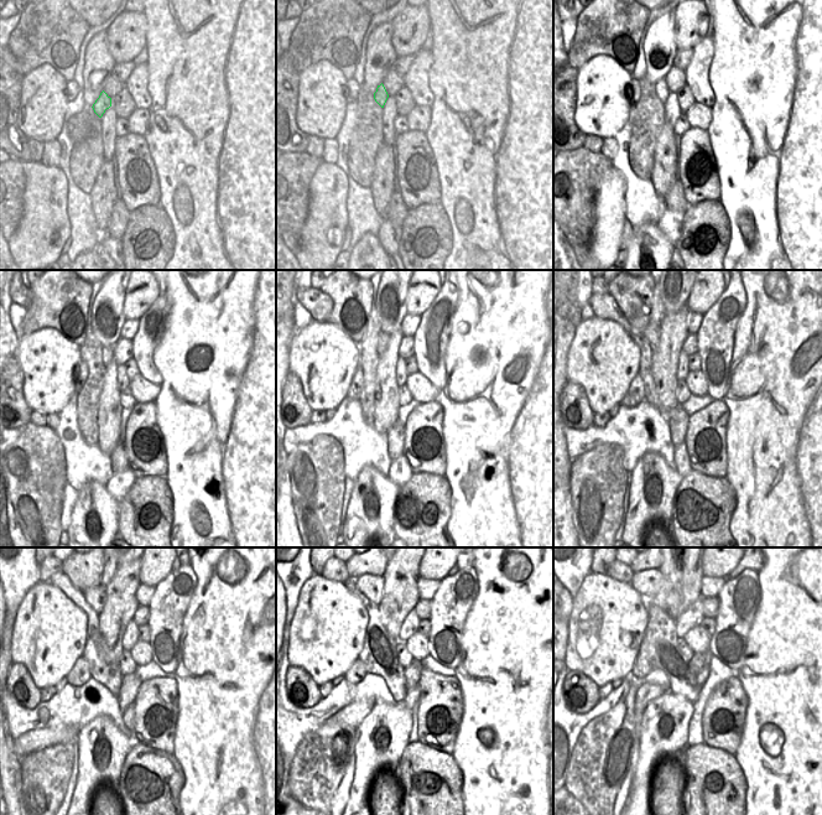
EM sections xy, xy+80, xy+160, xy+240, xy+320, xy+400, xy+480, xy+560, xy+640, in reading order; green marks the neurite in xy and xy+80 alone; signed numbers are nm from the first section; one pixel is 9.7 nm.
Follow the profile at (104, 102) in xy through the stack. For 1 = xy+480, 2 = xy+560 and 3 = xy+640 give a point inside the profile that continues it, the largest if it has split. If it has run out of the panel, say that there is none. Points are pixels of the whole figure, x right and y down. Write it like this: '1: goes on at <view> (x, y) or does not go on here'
1: goes on at xy+480 (95, 596)
2: goes on at xy+560 (372, 586)
3: goes on at xy+640 (648, 582)

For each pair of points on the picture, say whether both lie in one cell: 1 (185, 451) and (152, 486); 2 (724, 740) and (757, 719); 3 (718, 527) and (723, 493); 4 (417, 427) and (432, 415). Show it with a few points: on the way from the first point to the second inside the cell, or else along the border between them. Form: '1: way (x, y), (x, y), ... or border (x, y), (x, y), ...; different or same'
1: border (165, 476), (172, 496), (172, 504); different
2: border (749, 699), (740, 745), (734, 754); different
3: way (719, 518), (723, 510), (723, 502); same
4: way (421, 425), (428, 418); same

